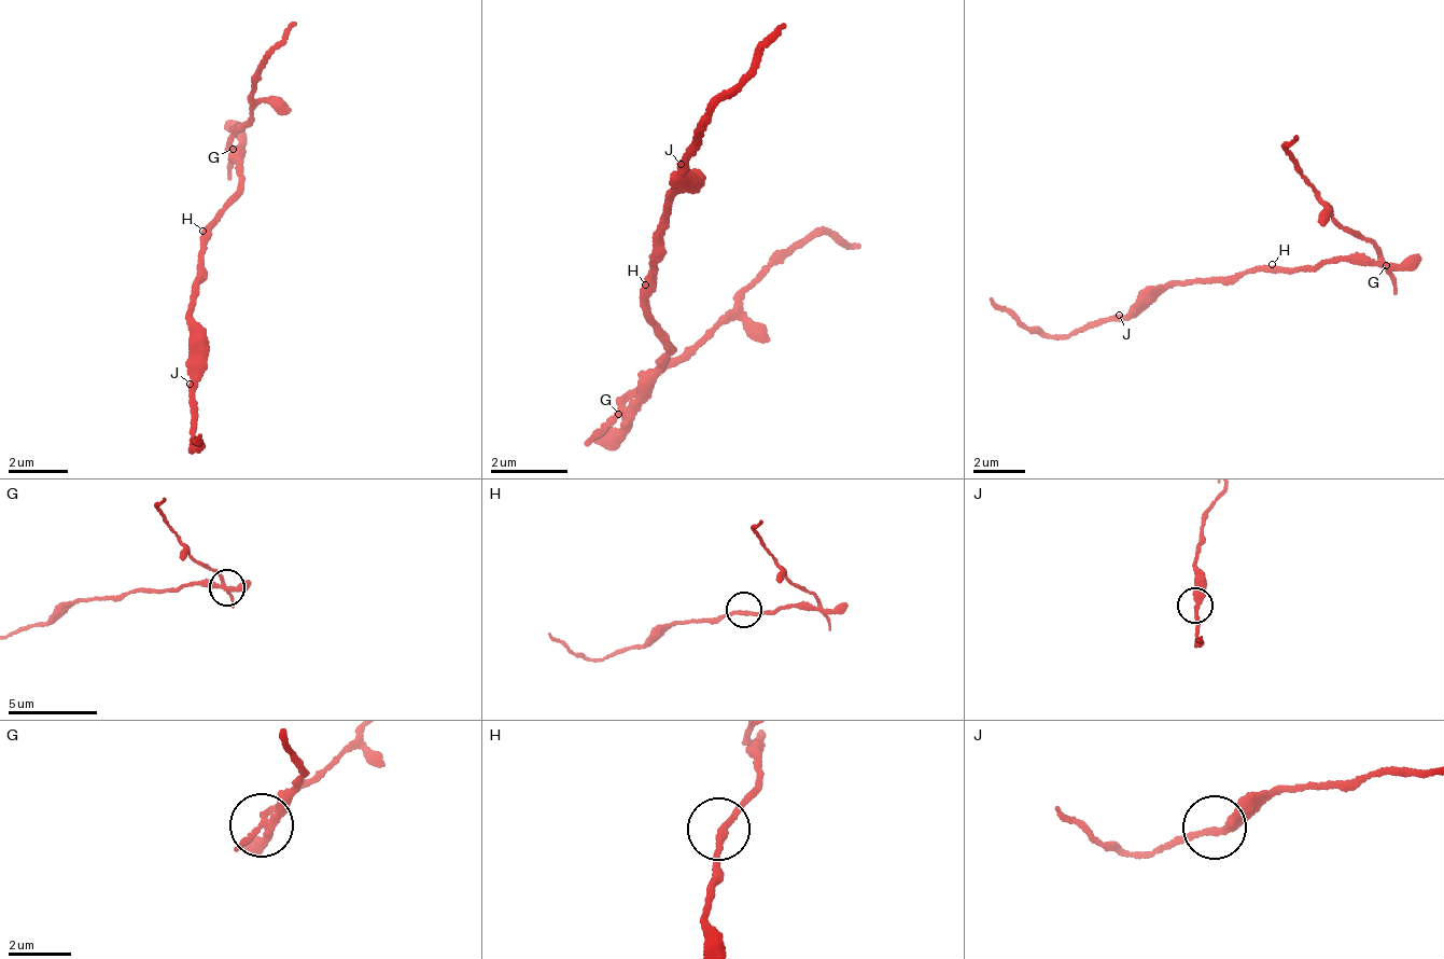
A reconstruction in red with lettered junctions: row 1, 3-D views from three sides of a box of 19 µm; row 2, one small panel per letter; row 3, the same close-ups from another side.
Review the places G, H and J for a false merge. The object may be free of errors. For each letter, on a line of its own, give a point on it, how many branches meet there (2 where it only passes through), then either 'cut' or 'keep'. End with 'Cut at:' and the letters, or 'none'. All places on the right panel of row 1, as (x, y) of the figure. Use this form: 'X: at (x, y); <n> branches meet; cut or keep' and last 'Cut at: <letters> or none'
G: at (1386, 265); 4 branches meet; cut
H: at (1272, 264); 2 branches meet; keep
J: at (1119, 315); 2 branches meet; keep
Cut at: G

